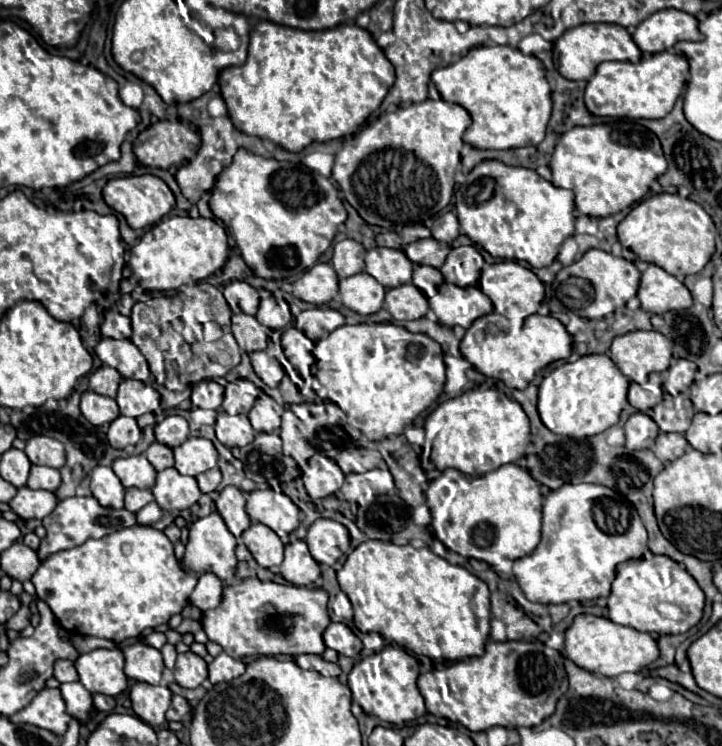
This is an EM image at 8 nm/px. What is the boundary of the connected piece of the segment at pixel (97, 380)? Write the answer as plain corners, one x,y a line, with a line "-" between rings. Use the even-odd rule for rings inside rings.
99,367
89,375
89,389
99,395
115,397
119,383
121,383
121,375
113,367

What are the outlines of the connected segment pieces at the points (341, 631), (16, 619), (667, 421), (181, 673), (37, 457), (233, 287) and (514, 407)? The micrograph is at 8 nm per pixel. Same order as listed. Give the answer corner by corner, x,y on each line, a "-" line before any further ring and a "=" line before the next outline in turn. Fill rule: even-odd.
331,623
325,629
323,639
325,639
325,645
329,649
333,649
339,655
345,655
345,657
355,657
363,649
361,639
347,625
343,625
343,623
=
21,605
21,609
5,623
7,629
13,629
13,631
23,631
27,625
29,625
29,617
31,617
31,611
27,605
=
675,399
673,407
661,405
661,407
651,409
651,417
661,427
661,431
685,433
689,423
691,423
691,415
687,411
687,401
685,399
=
191,651
179,653
173,675
175,675
175,681
181,687
195,689
207,679
207,663
199,655
195,655
=
35,435
27,441
25,453
33,465
47,465
53,469
61,469
65,465
65,449
63,443
45,437
45,435
=
231,281
223,287
223,295
229,303
229,307
233,309
233,313
247,313
247,315
255,315
259,309
259,293
243,283
243,281
=
477,387
441,403
441,409
445,413
445,425
433,441
433,451
431,439
425,435
420,456
429,483
437,479
436,470
439,471
438,477
441,477
443,469
457,469
465,475
479,477
505,463
515,463
525,455
529,445
529,419
523,407
505,397
505,393
499,393
495,388
484,390

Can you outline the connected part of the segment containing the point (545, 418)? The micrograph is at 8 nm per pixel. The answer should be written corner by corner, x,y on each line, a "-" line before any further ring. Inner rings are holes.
585,355
577,359
575,363
565,363
557,369
553,369
539,387
539,415
545,427
557,435
583,439
597,433
603,433
605,429
617,425
619,413
627,403
627,389
629,379
619,371
619,367
607,357
607,355

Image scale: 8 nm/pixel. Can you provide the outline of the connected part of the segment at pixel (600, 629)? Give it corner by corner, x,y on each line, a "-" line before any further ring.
577,615
573,625
565,631
565,655
585,671
605,677
617,677
625,671
641,671
659,657
659,649
657,641
649,633
617,625
605,617

